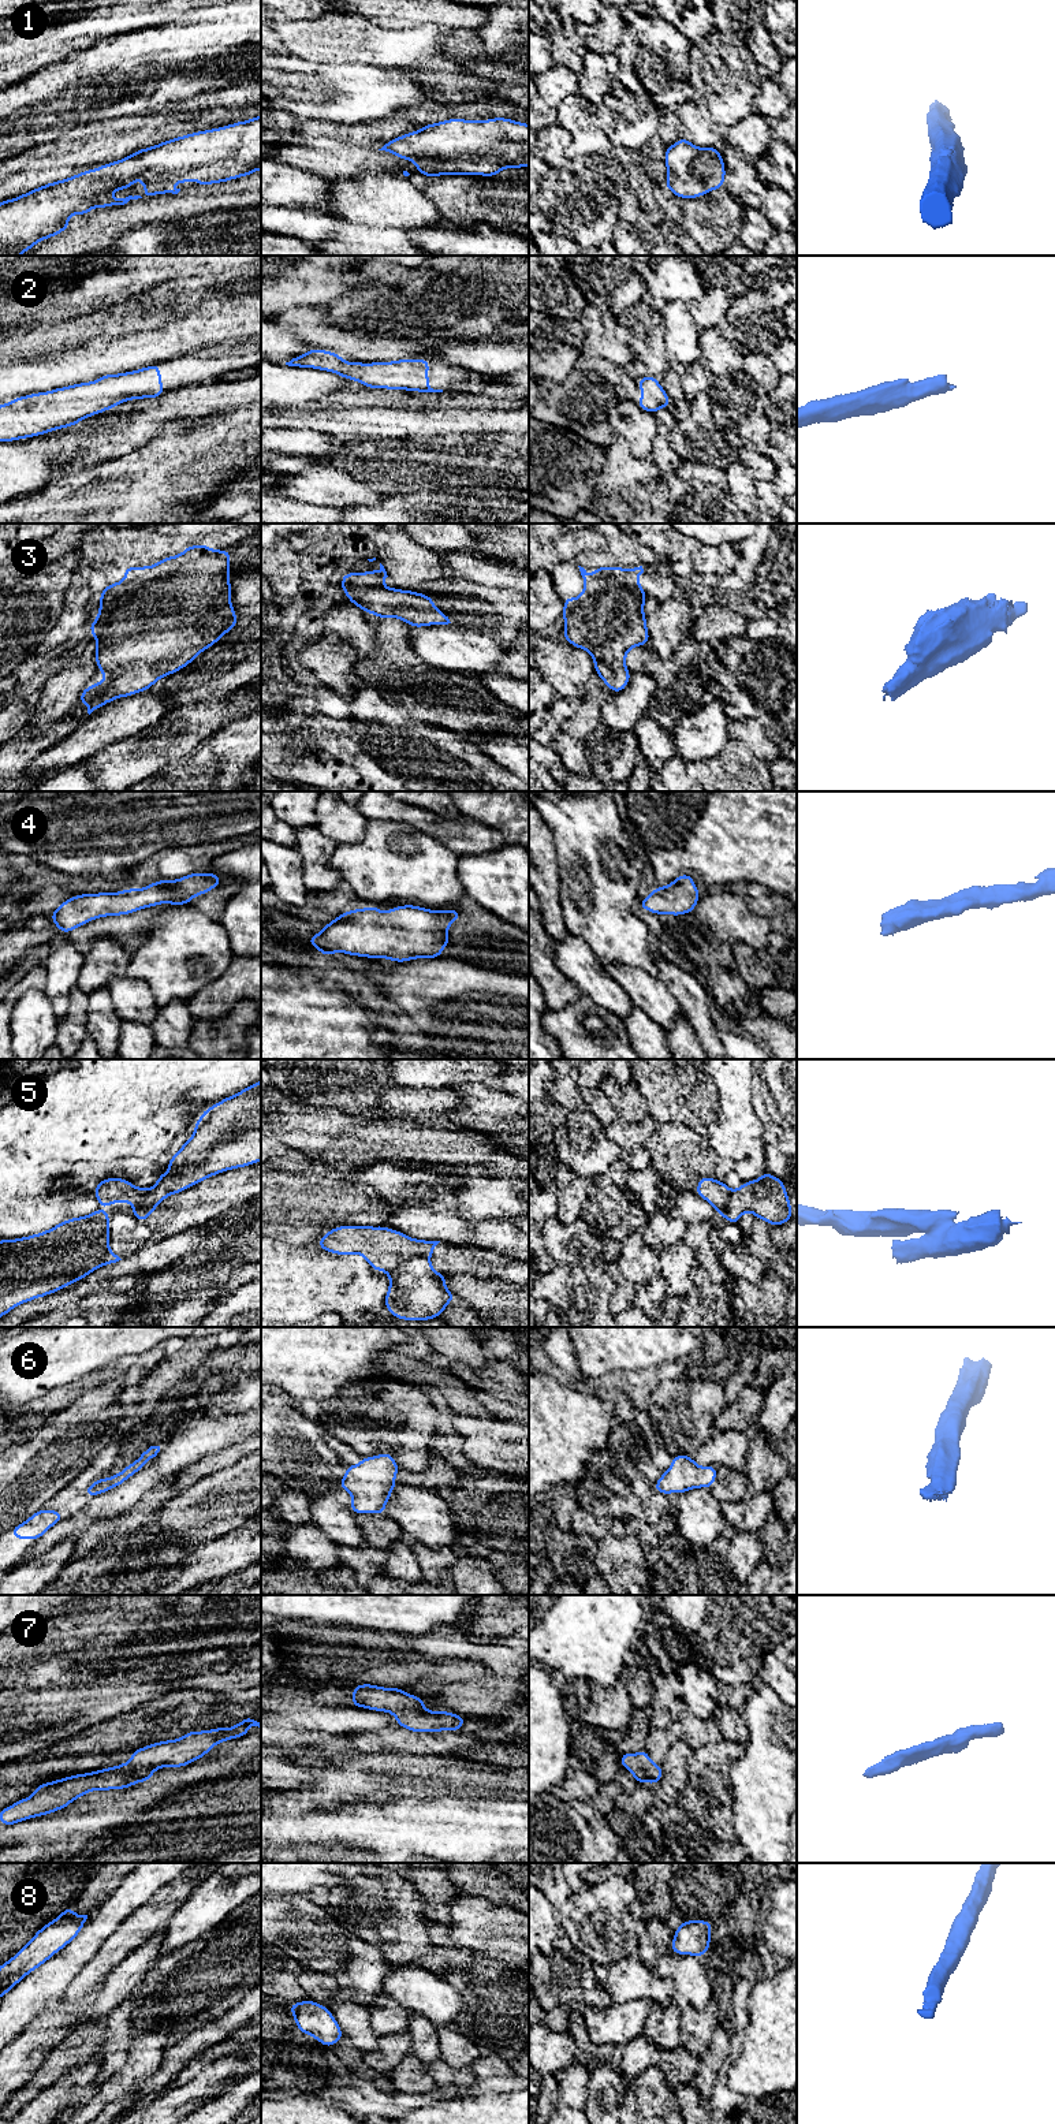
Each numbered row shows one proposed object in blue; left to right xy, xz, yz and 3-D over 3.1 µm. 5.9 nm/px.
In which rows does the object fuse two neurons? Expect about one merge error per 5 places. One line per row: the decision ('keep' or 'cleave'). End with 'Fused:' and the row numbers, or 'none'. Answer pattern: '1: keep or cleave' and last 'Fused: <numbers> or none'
1: keep
2: keep
3: keep
4: keep
5: cleave
6: keep
7: keep
8: keep
Fused: 5

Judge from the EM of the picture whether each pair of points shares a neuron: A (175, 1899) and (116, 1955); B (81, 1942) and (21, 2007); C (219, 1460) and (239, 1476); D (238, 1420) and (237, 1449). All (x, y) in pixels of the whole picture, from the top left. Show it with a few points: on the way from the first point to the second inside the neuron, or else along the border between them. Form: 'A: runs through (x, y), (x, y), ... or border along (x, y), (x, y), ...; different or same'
A: runs through (160, 1908), (129, 1940); same
B: runs through (69, 1959), (37, 1990); same
C: border along (246, 1454), (235, 1463), (198, 1479); different
D: border along (246, 1437), (207, 1454); different

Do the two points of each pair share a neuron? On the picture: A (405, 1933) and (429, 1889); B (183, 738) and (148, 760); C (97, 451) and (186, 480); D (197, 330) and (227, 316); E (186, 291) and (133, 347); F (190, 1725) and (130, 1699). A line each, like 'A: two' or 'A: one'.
A: two
B: one
C: two
D: one
E: one
F: two

